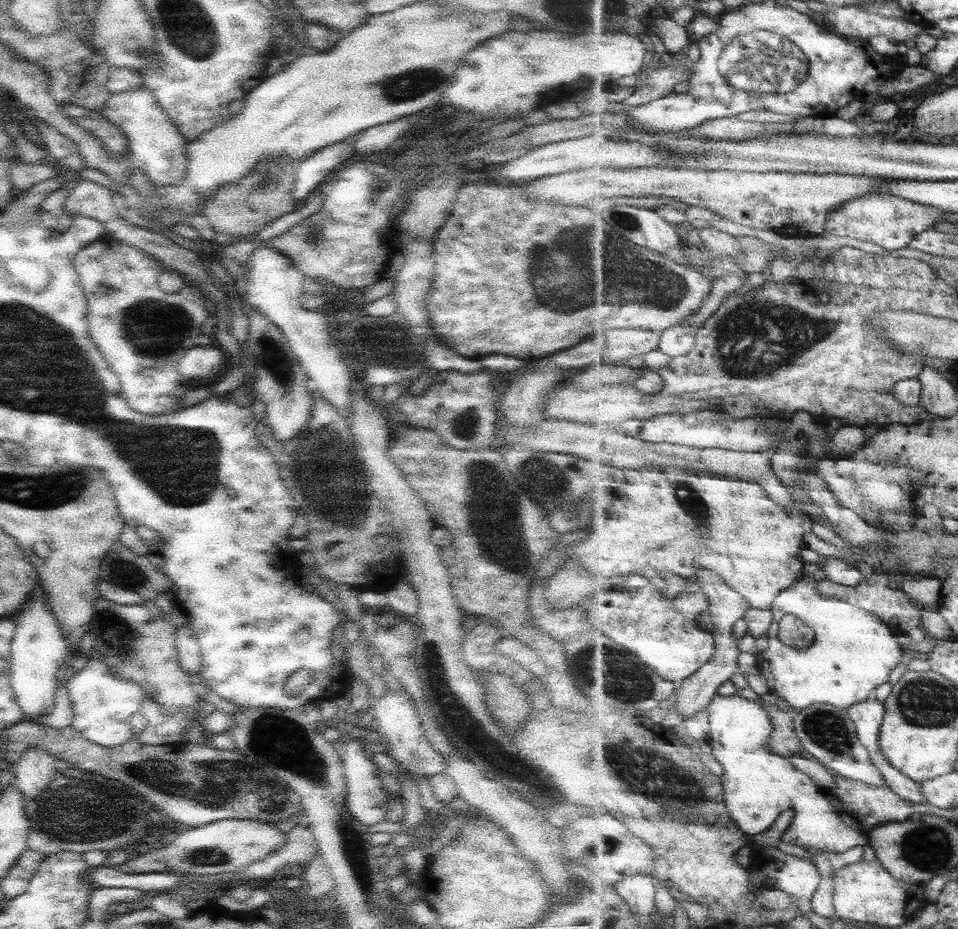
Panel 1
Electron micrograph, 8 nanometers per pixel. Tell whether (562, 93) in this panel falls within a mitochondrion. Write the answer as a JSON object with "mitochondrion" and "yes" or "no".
{"mitochondrion":"no"}

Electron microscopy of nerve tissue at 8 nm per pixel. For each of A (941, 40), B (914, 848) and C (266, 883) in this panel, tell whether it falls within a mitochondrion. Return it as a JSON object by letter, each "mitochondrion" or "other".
{"A":"other","B":"mitochondrion","C":"other"}

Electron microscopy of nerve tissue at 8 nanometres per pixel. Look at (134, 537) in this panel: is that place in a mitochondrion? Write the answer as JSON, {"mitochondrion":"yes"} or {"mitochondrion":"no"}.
{"mitochondrion":"no"}

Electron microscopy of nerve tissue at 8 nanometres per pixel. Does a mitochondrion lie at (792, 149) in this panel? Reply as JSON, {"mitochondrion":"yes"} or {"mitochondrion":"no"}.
{"mitochondrion":"no"}

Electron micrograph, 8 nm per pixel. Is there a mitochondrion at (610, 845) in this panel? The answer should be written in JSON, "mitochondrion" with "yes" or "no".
{"mitochondrion":"yes"}

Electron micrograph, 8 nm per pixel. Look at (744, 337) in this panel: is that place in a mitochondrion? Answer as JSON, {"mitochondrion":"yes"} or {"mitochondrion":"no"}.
{"mitochondrion":"yes"}

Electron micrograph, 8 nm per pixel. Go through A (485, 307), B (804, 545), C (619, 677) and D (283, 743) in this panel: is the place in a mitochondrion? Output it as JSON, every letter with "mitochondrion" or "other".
{"A":"other","B":"other","C":"mitochondrion","D":"mitochondrion"}

